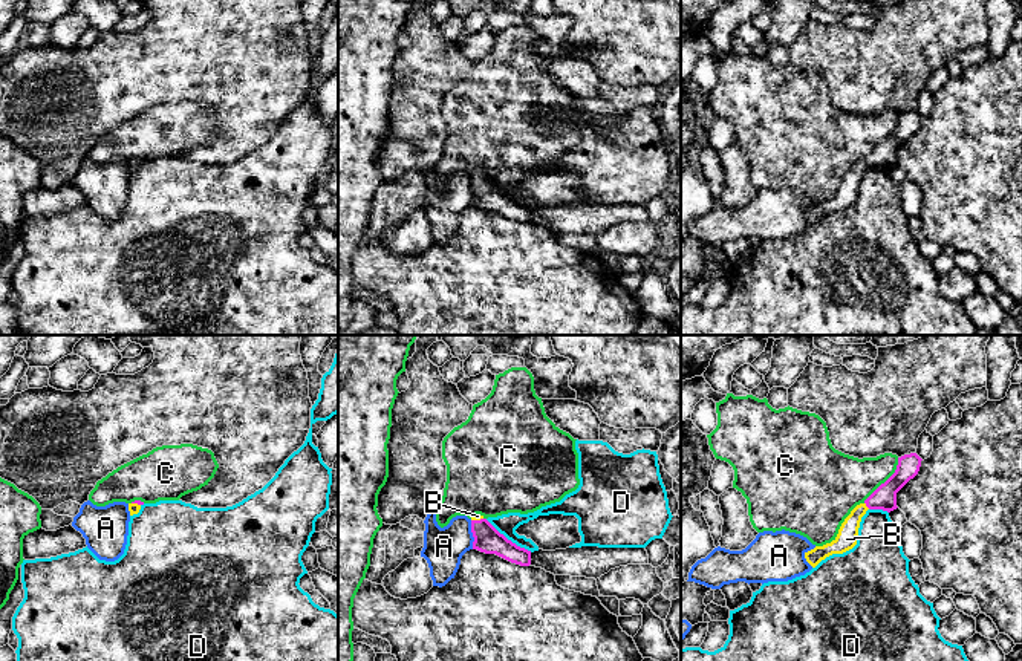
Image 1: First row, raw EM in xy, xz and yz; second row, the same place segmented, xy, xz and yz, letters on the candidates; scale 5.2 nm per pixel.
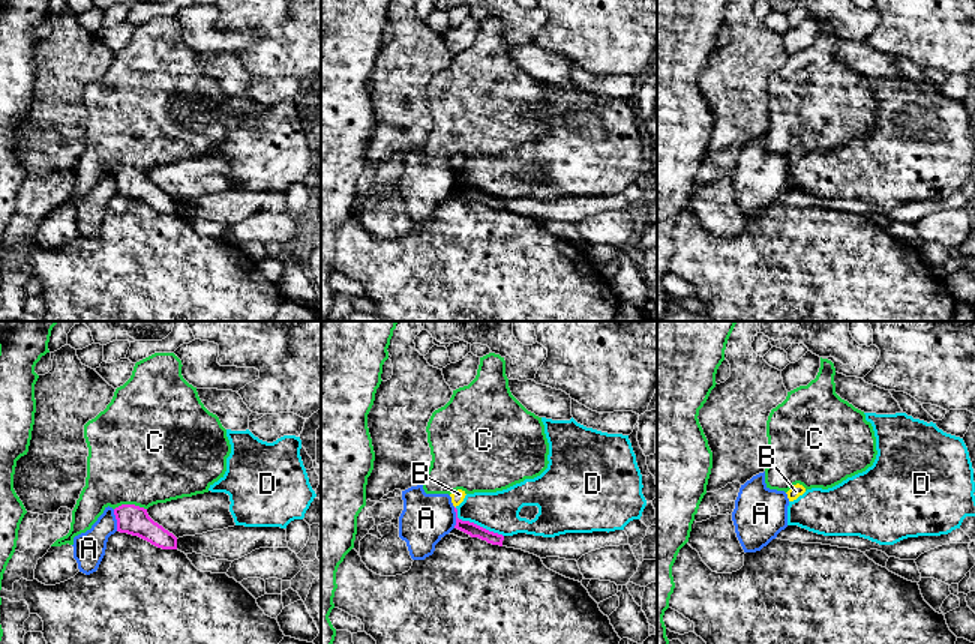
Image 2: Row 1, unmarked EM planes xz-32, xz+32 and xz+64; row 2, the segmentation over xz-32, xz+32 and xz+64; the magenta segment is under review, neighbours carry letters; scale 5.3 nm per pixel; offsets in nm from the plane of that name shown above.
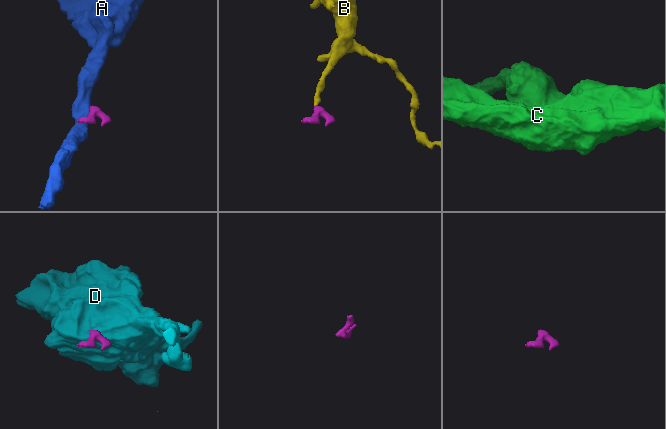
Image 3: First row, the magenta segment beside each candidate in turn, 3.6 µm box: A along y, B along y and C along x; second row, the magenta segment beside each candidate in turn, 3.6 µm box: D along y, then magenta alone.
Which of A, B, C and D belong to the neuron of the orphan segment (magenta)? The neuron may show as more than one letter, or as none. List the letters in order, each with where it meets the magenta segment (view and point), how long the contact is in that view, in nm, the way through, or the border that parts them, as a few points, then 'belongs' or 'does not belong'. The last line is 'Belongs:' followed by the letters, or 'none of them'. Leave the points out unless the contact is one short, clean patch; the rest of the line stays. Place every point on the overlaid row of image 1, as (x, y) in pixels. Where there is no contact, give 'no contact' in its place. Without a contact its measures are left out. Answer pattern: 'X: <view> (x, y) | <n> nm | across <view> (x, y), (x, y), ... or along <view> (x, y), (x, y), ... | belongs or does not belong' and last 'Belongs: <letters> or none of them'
A: xz (473, 534) | 150 nm | along xz (470, 520), (473, 548) | does not belong
B: yz (866, 505) | 50 nm | across yz (885, 498), (866, 505), (854, 517), (846, 539) | belongs
C: yz (886, 481) | 300 nm | does not belong
D: xz (507, 539) | 300 nm | along xz (485, 519), (508, 539), (531, 551) | does not belong
Belongs: B

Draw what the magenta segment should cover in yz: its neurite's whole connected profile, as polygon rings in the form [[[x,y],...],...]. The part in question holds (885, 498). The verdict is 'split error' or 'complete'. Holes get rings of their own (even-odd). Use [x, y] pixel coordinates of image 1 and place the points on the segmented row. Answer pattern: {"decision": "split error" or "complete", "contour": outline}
{"decision": "split error", "contour": [[[916,453],[898,457],[895,473],[881,484],[863,503],[857,505],[841,523],[837,537],[823,546],[805,552],[806,562],[815,568],[822,560],[832,554],[843,554],[857,545],[857,536],[861,517],[867,510],[897,510],[897,493],[913,479],[921,467],[921,457]]]}

